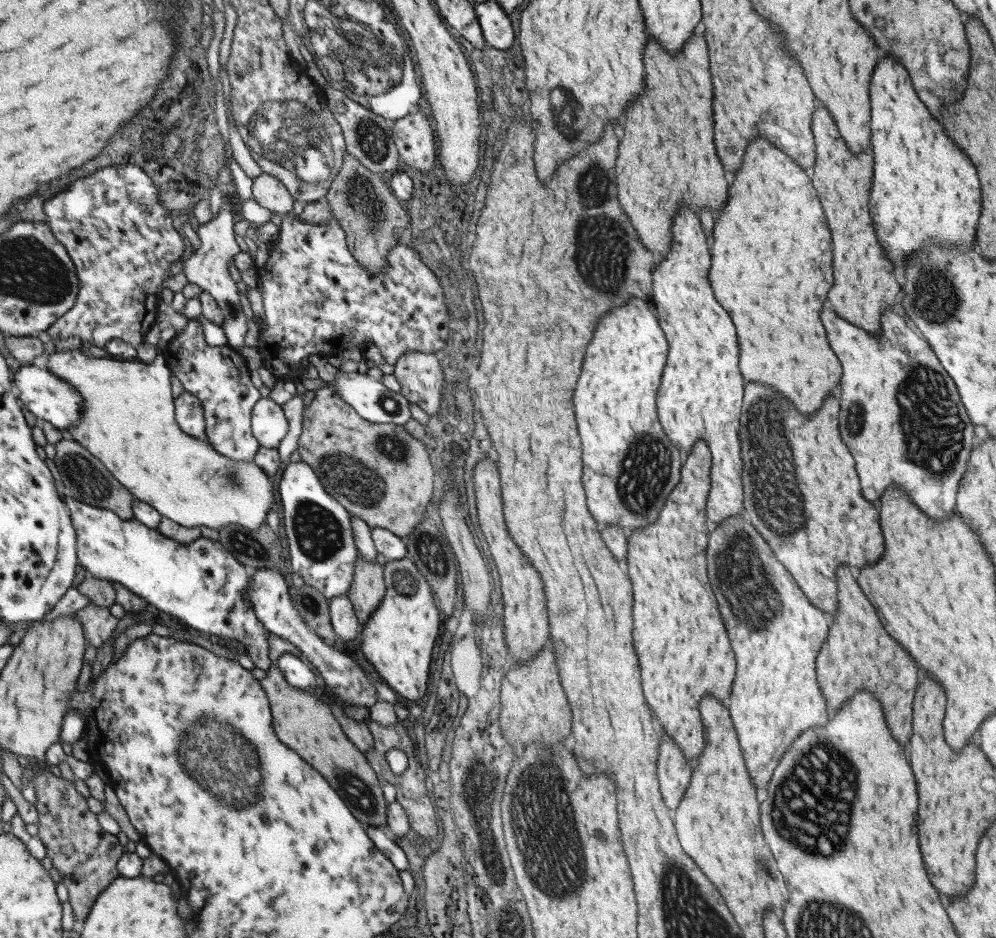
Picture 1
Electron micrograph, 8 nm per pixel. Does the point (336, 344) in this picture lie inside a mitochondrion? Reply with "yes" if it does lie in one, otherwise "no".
no

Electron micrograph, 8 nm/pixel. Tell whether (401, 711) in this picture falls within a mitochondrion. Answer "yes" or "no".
no

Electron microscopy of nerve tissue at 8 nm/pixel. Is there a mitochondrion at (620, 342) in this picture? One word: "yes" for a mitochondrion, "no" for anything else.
no

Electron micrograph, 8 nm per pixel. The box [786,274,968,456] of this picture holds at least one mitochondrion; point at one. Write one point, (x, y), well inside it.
(856, 417)

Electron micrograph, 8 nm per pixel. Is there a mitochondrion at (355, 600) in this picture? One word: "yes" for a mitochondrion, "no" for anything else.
no

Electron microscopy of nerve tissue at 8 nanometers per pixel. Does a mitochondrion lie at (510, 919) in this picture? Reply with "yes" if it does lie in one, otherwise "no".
yes

